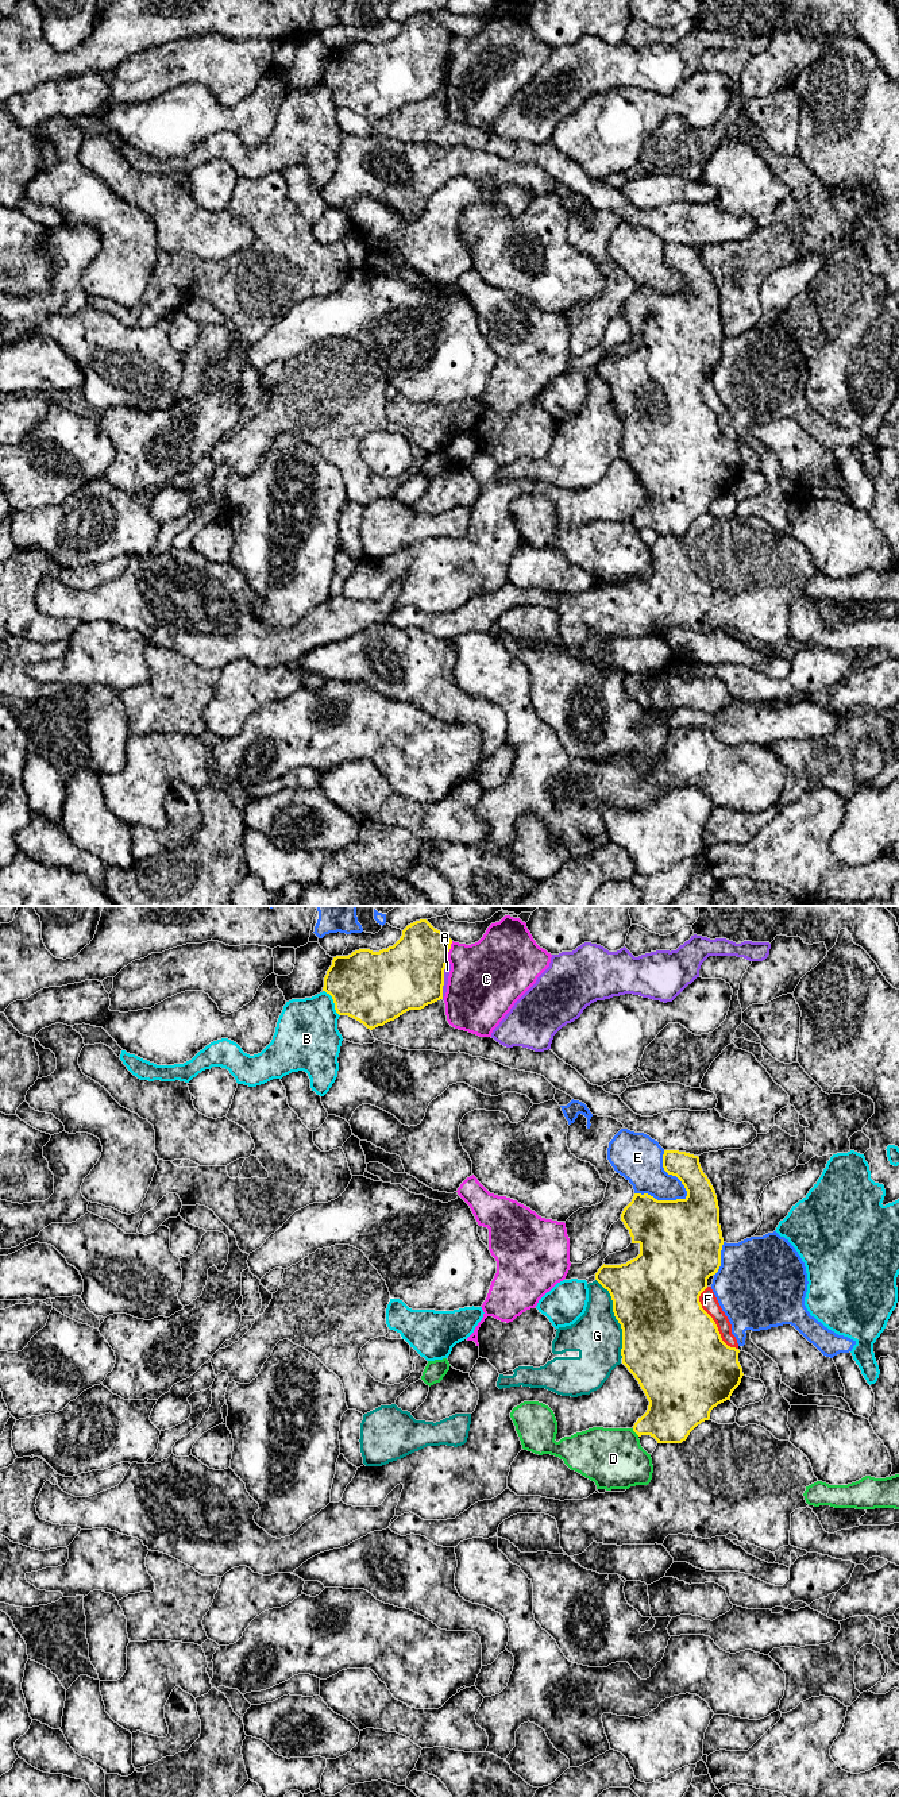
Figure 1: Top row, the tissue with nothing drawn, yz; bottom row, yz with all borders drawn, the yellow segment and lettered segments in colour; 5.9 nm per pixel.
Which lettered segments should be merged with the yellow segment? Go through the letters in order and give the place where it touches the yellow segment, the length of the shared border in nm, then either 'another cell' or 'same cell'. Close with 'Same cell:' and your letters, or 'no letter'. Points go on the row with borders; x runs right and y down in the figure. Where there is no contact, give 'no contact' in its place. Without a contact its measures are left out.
A: meets yellow in yz at (443, 979); contact 240 nm long; another cell
B: meets yellow in yz at (334, 1002); contact 190 nm long; another cell
C: meets yellow in yz at (448, 951); contact 120 nm long; another cell
D: meets yellow in yz at (636, 1433); contact 60 nm long; another cell
E: meets yellow in yz at (672, 1175); contact 320 nm long; another cell
F: meets yellow in yz at (713, 1321); contact 420 nm long; another cell
G: meets yellow in yz at (616, 1318); contact 500 nm long; another cell
Same cell: no letter

